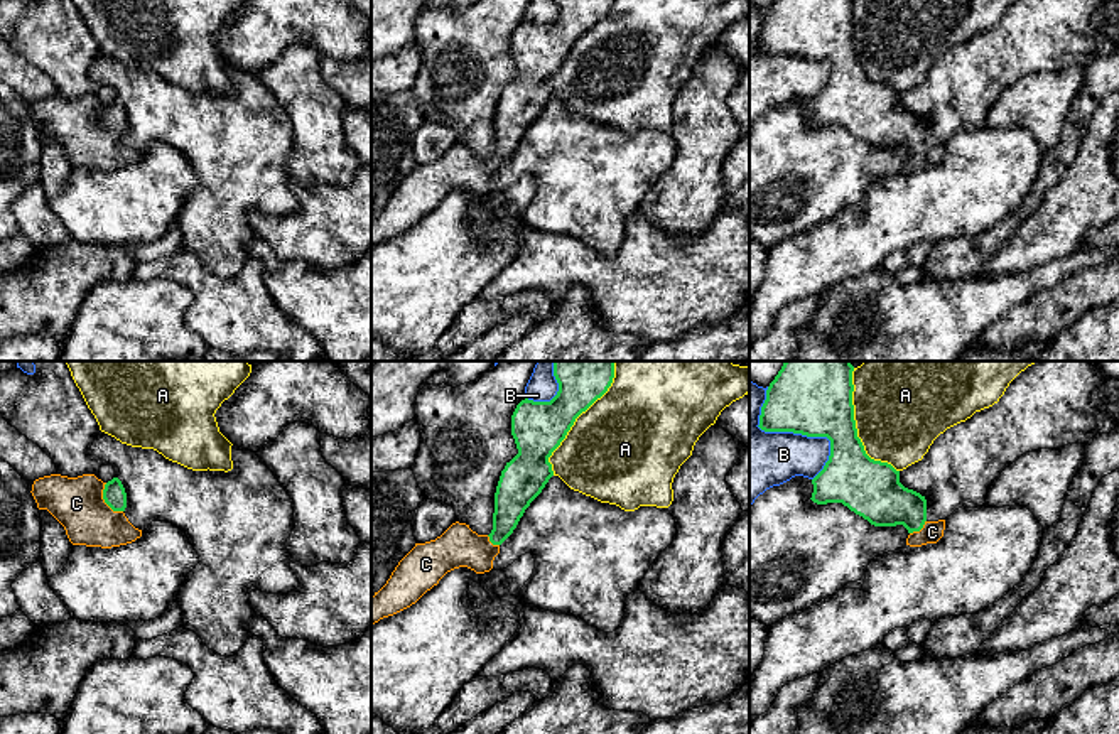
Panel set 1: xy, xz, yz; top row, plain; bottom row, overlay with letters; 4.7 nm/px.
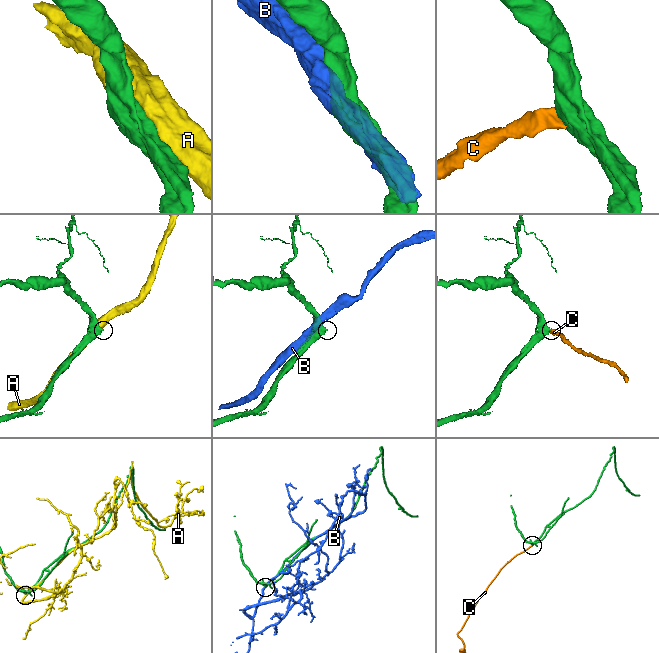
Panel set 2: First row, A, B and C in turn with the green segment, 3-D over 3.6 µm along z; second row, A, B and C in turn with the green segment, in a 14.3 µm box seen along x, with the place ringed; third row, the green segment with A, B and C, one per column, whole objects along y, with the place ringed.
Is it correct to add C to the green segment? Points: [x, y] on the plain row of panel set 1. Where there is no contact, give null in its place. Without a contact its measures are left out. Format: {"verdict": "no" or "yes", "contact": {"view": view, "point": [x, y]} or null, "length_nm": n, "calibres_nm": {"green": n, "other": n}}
{"verdict": "yes", "contact": {"view": "xy", "point": [105, 124]}, "length_nm": 170, "calibres_nm": {"green": 110, "other": 240}}

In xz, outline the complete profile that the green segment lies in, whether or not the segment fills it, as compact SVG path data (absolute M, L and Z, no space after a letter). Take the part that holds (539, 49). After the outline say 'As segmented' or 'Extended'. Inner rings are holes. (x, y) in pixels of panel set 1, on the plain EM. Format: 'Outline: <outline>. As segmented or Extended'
Outline: M613 0L555 2L559 13L550 24L525 20L511 37L511 57L518 76L501 93L491 155L478 157L469 147L456 143L435 162L415 165L371 219L371 246L415 226L454 191L468 189L476 196L493 191L500 167L554 98L549 79L576 40L613 5Z. Extended

